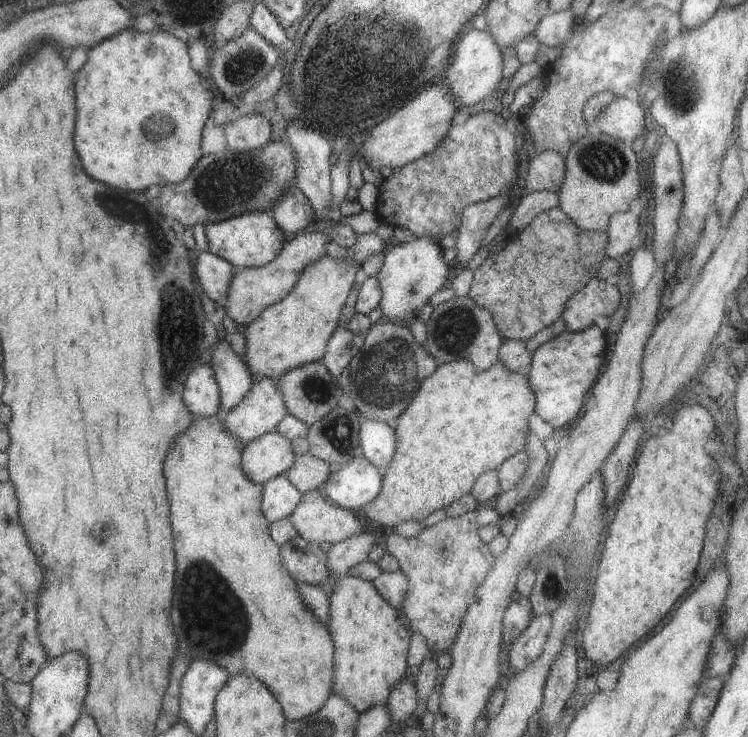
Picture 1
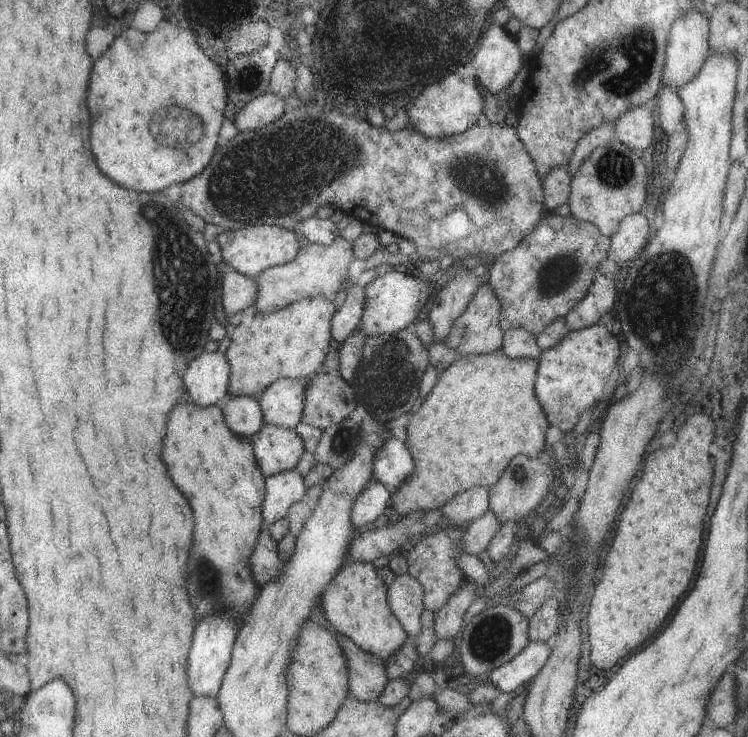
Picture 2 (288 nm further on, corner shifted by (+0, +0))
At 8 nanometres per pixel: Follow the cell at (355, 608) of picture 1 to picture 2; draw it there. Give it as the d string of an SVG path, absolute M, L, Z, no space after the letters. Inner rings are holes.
M347 560L321 592L321 610L331 628L347 636L357 648L361 648L361 652L375 656L385 666L389 680L411 680L415 674L413 666L419 658L415 642L391 614L387 606L387 586L379 580L371 564Z

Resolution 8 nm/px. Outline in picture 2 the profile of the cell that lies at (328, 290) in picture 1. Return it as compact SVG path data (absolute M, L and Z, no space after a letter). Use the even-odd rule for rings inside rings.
M327 296L303 298L277 312L271 312L271 314L251 312L251 306L247 310L243 310L243 318L235 326L229 346L225 350L225 358L231 368L229 396L249 396L249 398L257 400L263 394L263 390L277 380L307 380L313 374L317 374L321 370L323 358L327 356L327 346L333 340L331 338L331 318L335 316L335 312L337 312L337 308Z

